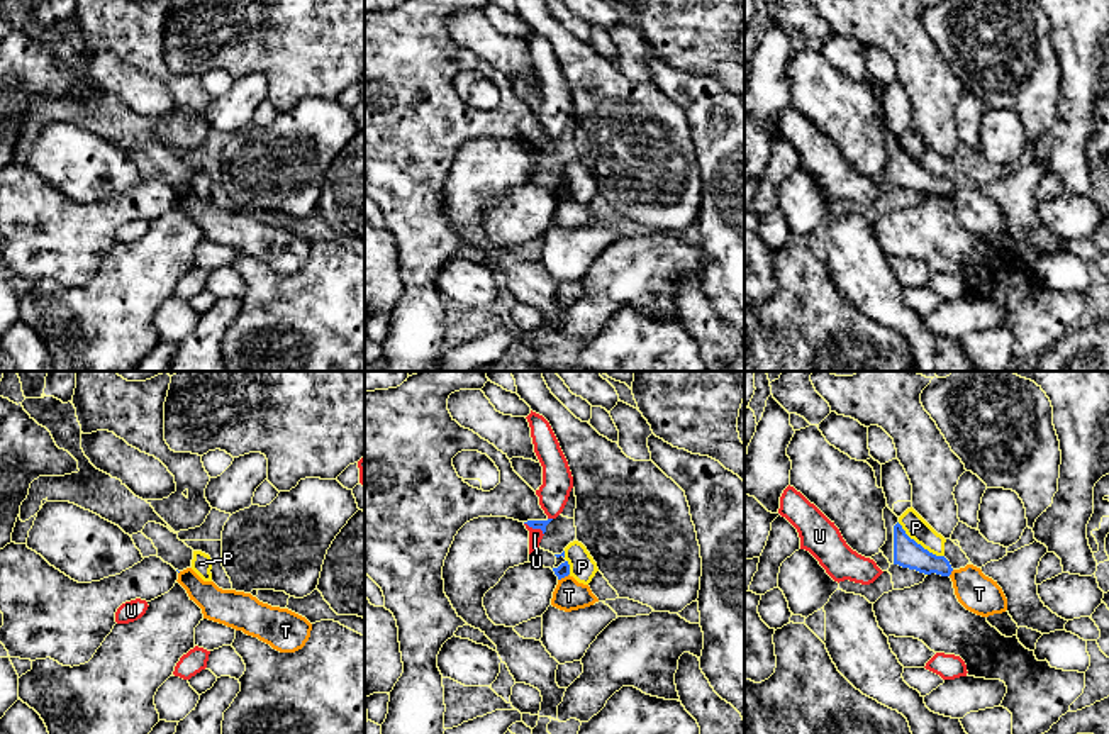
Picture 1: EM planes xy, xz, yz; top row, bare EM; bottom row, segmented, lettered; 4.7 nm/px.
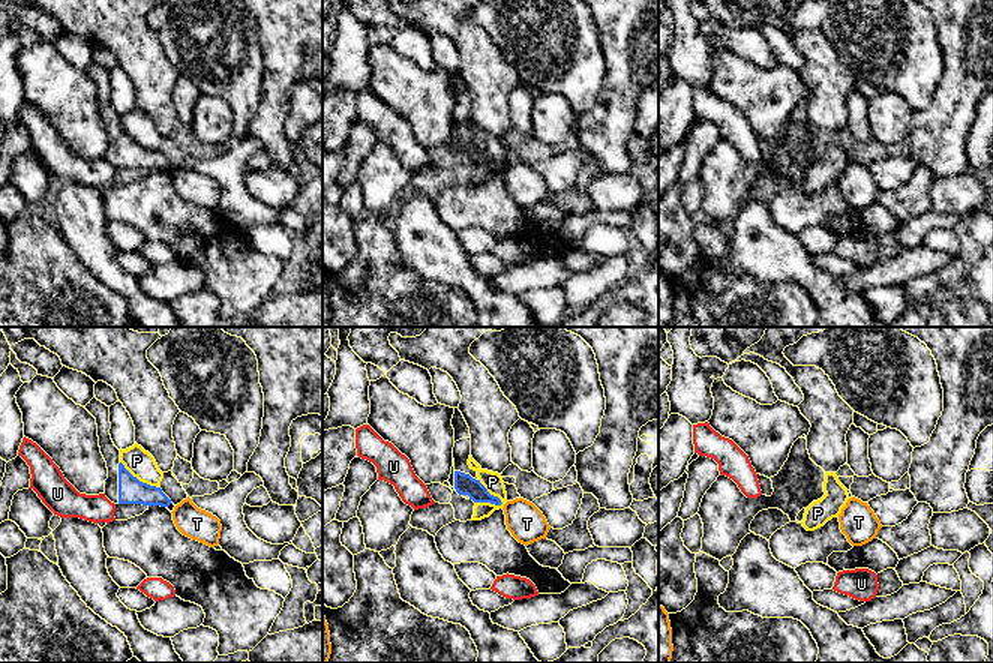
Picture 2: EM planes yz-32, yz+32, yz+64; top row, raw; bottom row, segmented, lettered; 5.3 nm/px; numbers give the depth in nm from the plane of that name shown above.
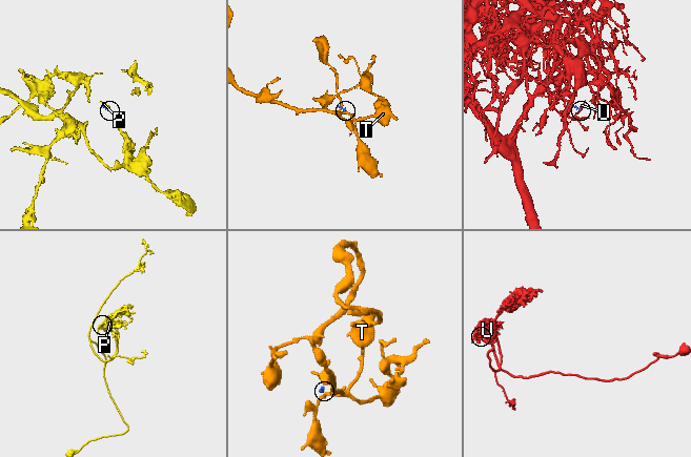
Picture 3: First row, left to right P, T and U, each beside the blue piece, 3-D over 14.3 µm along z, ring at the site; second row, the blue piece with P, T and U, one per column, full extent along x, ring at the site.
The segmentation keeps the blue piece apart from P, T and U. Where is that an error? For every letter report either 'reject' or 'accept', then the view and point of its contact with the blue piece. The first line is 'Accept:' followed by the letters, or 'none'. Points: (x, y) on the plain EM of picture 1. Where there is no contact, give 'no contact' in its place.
Accept: none
P: reject | yz (919, 165)
T: reject | xz (563, 197)
U: reject | xz (534, 148)

